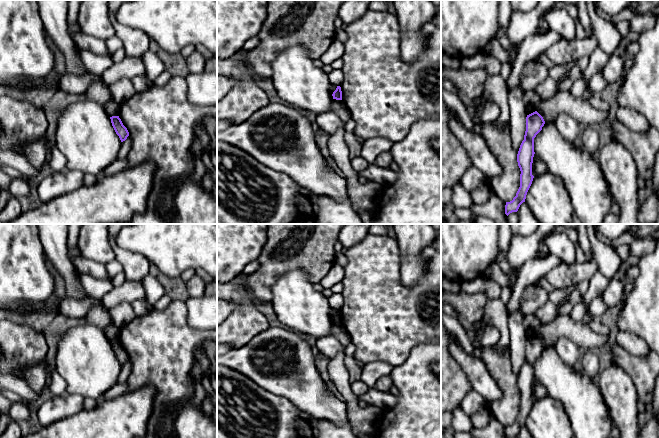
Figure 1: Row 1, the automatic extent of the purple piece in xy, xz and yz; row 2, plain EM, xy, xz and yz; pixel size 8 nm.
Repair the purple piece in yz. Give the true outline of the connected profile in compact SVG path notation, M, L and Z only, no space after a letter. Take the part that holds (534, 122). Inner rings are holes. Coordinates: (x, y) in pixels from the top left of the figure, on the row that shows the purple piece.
M533 112L526 117L526 131L518 154L517 162L520 168L520 187L512 201L506 202L505 214L508 216L512 212L517 212L520 205L525 202L527 192L532 184L532 163L534 157L534 138L542 130L545 121L537 112Z

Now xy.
M112 116L110 117L110 119L111 119L112 126L116 134L119 136L121 142L125 141L129 136L129 132L127 128L123 125L119 116Z

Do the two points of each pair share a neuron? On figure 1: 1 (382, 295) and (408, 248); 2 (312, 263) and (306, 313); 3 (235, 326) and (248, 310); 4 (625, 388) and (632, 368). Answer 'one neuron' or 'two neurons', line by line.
1: two neurons
2: two neurons
3: one neuron
4: two neurons

